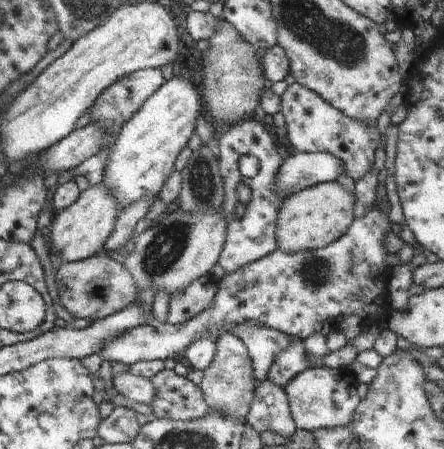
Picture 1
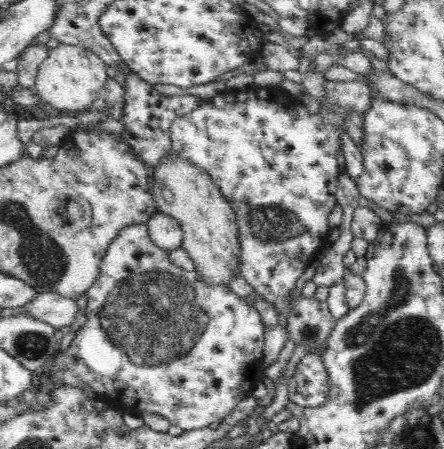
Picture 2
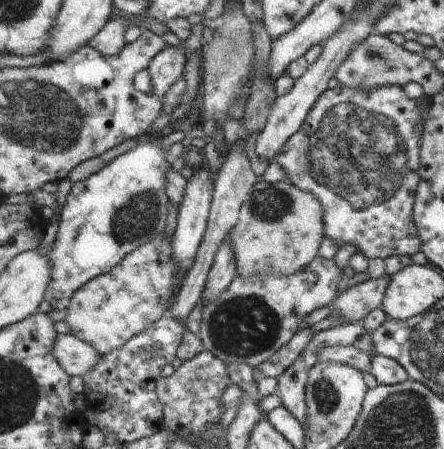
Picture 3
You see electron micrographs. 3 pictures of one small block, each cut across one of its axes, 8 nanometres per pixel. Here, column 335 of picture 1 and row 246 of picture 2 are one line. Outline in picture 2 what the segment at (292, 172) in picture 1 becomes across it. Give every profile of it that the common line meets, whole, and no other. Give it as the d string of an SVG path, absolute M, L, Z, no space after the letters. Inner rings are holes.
M160 210L156 214L152 214L152 218L148 220L148 232L150 232L150 238L154 240L154 244L168 252L176 250L184 242L182 226L176 222L176 218L172 218Z

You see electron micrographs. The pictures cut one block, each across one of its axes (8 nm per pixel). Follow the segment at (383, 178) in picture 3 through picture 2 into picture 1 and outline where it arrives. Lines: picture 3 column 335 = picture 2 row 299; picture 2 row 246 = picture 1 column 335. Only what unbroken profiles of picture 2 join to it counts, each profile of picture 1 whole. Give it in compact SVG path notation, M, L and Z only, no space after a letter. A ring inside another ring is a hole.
M293 84L287 88L283 98L283 110L287 118L287 132L285 138L293 144L293 148L299 154L329 154L341 162L343 174L349 176L353 182L361 180L369 172L377 168L379 156L375 152L381 134L375 130L375 126L367 126L355 120L349 120L345 114L337 112L333 106L329 106L323 98L319 98L311 88L303 84Z

